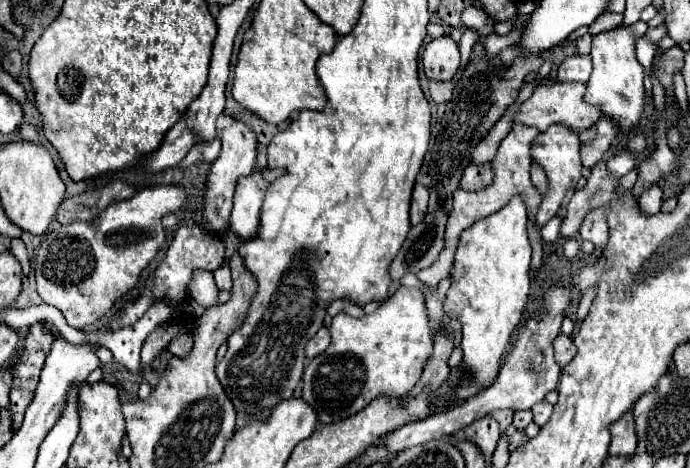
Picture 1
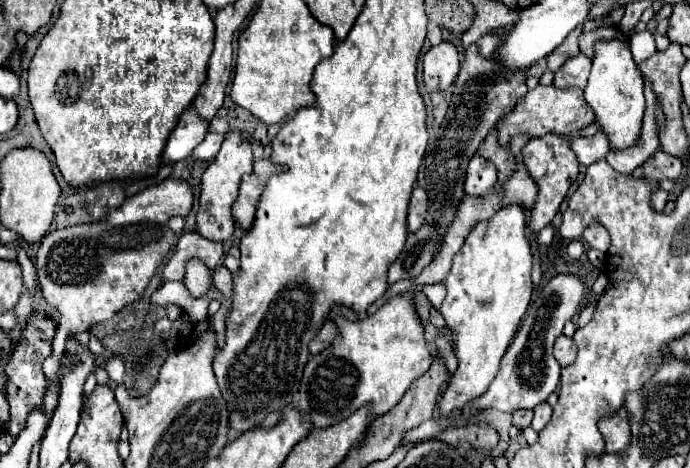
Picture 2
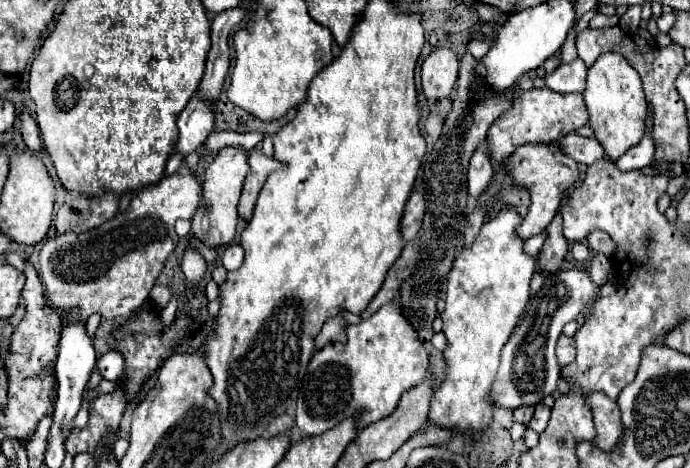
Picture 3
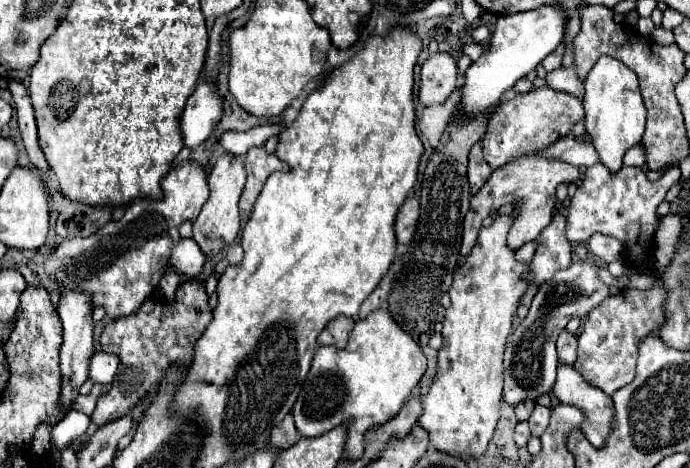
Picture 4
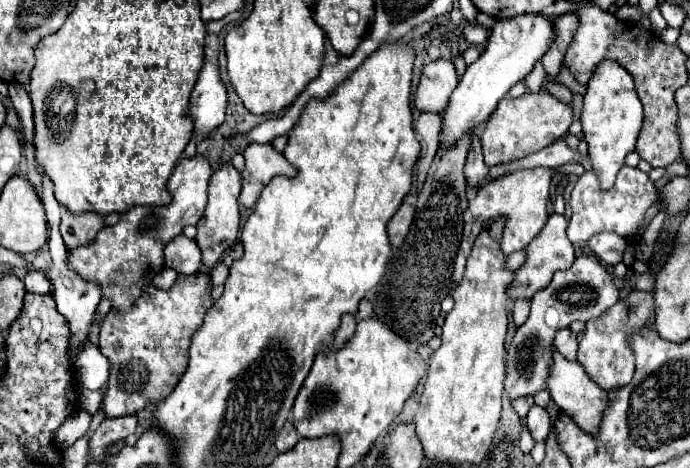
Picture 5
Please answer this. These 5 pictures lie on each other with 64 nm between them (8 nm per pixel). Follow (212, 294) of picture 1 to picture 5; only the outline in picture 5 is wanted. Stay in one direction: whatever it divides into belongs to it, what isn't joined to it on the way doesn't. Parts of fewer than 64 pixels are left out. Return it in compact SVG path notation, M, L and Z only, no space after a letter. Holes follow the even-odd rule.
M184 234L170 240L164 248L164 266L176 270L178 274L196 274L202 266L202 254L200 248L194 244L194 240L186 238Z

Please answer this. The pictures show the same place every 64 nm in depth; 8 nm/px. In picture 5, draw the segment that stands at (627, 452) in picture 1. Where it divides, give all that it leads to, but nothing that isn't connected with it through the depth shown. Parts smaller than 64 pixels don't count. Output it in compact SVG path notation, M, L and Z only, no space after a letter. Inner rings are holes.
M552 346L552 364L550 364L550 378L548 378L548 392L554 400L554 404L566 412L584 432L588 434L596 434L600 420L602 420L602 412L608 406L608 396L606 392L594 384L588 374L584 372L580 362L572 362L566 360L554 346Z

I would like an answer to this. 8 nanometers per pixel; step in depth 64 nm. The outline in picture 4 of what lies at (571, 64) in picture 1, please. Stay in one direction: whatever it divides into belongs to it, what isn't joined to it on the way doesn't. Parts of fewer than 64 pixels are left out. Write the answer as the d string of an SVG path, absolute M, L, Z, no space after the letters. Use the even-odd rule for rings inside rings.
M558 68L550 74L546 74L546 82L548 82L548 87L553 90L566 92L571 95L575 95L580 100L584 96L584 81L580 80L574 72L576 68Z

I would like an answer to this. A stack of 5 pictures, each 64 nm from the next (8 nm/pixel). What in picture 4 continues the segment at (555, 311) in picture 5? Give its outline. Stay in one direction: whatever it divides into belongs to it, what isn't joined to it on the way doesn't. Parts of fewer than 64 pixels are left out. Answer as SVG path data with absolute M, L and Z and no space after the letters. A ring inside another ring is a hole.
M574 262L570 268L560 270L542 284L532 300L526 320L522 320L510 334L504 352L504 400L516 406L522 400L536 400L540 394L548 394L556 382L556 338L572 318L584 318L610 298L610 288L598 278L598 266L592 262Z

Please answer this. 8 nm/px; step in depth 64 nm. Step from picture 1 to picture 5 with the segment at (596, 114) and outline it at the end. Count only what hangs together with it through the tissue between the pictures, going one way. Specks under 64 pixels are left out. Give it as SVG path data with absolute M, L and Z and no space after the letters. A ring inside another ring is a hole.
M550 92L540 94L524 94L520 98L504 98L500 100L496 112L488 118L484 134L482 134L482 148L484 148L484 162L488 166L504 164L532 152L546 148L548 144L562 138L572 124L572 106L560 102Z

